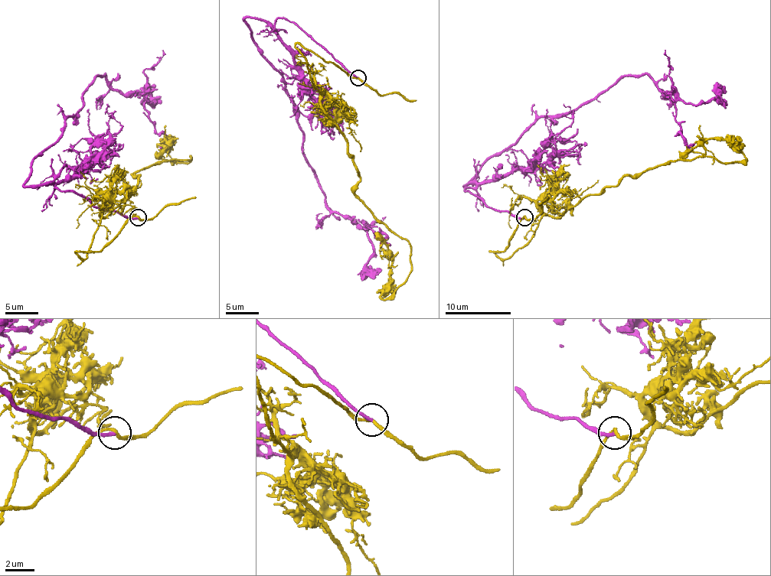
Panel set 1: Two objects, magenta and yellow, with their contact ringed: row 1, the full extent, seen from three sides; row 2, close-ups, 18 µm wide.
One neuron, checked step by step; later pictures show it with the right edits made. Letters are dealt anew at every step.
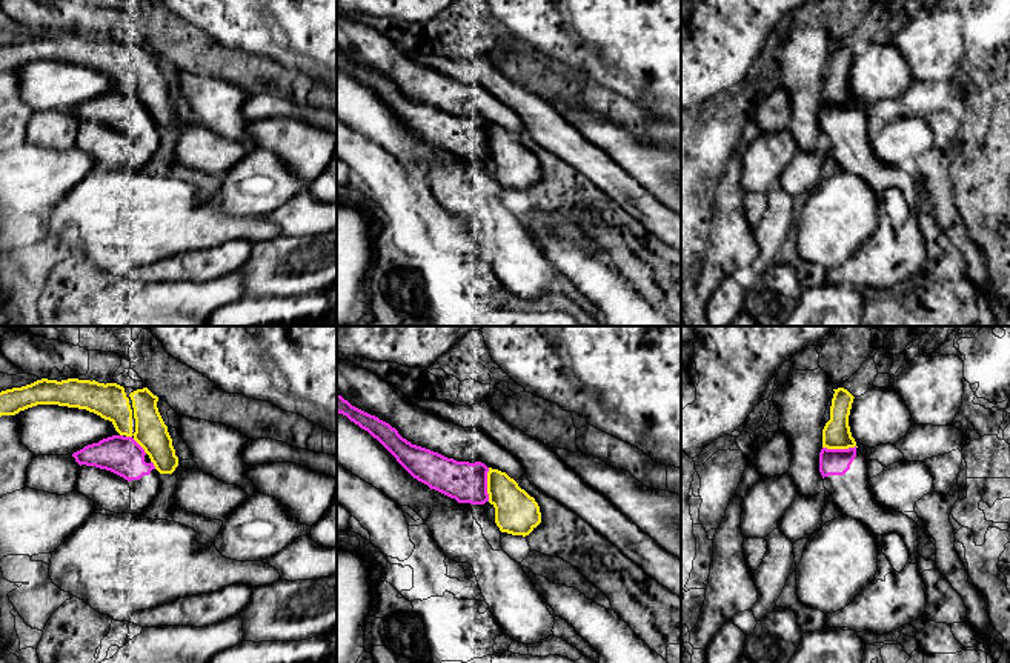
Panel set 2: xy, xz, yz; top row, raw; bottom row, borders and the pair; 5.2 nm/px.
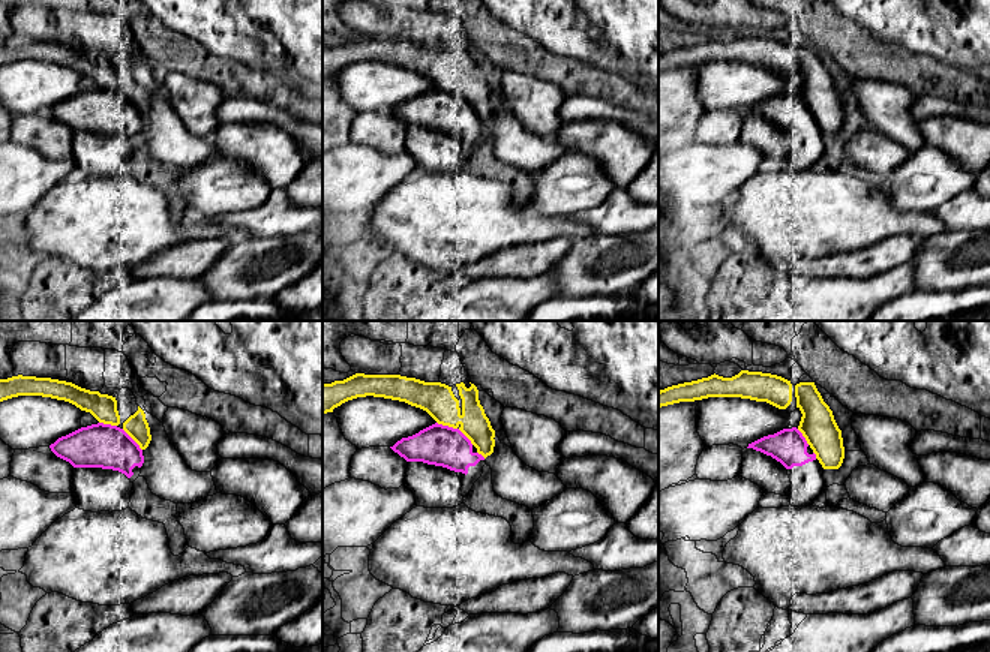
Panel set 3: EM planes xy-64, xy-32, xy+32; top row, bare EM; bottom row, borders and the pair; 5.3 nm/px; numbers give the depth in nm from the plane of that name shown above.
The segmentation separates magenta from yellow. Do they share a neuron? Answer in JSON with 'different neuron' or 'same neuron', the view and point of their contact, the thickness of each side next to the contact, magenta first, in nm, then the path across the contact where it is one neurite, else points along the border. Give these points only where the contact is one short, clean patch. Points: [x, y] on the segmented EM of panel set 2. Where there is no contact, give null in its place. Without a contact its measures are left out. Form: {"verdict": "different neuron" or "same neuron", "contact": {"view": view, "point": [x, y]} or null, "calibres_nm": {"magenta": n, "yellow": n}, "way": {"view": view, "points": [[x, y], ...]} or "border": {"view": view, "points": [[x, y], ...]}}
{"verdict": "different neuron", "contact": {"view": "yz", "point": [840, 449]}, "calibres_nm": {"magenta": 140, "yellow": 150}}

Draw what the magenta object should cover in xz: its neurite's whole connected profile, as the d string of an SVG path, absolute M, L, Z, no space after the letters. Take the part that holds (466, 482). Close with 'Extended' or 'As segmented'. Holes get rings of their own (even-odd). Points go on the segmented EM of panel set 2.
M337 394L337 412L367 431L418 481L458 503L484 505L489 501L487 472L481 463L457 461L430 449L412 445L389 423L370 415Z. As segmented

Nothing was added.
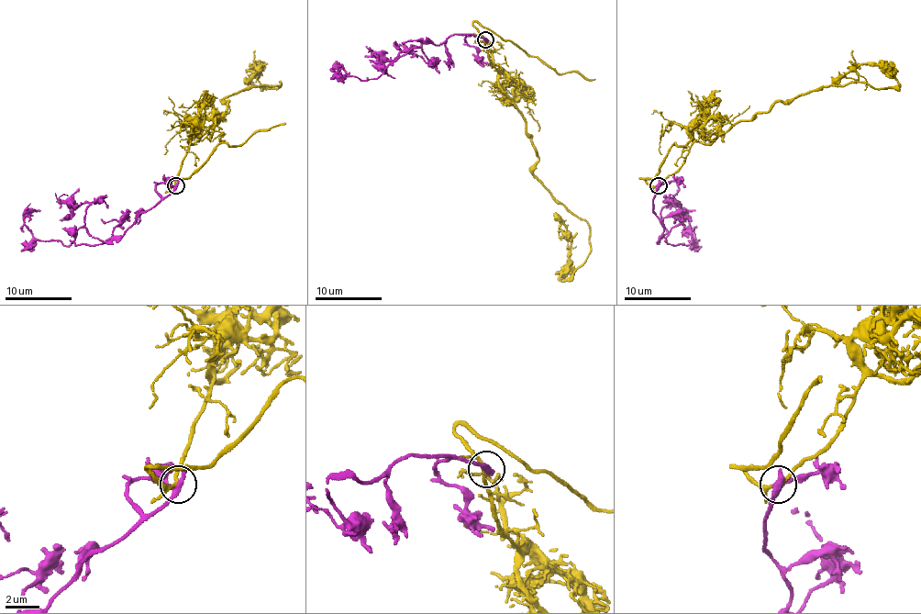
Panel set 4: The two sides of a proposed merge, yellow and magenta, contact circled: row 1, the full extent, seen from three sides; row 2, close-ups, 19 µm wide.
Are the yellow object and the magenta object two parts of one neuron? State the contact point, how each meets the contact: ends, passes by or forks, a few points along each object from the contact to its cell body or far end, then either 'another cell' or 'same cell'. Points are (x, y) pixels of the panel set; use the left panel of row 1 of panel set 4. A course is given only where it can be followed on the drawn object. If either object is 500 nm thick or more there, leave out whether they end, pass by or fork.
place (176, 185); yellow passes by; magenta ends; course yellow (174, 185), (190, 142), (223, 112), (223, 100), (280, 82), (253, 83), (260, 63), (245, 77); course magenta (176, 185), (121, 236), (99, 244), (38, 241), (24, 221), (38, 209); another cell

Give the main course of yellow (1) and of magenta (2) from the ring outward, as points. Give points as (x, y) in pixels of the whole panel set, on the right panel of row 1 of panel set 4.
1: (658, 185), (694, 142), (712, 144), (777, 102), (820, 87), (899, 83), (867, 63), (830, 77)
2: (658, 185), (653, 213), (670, 244), (696, 246), (686, 213), (694, 209)

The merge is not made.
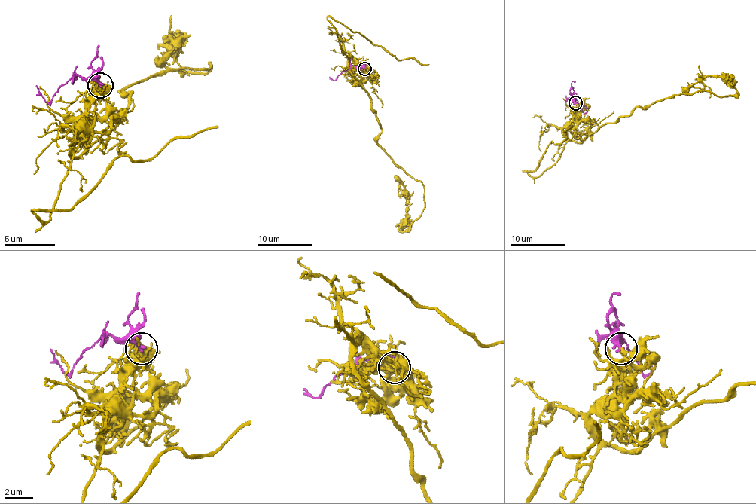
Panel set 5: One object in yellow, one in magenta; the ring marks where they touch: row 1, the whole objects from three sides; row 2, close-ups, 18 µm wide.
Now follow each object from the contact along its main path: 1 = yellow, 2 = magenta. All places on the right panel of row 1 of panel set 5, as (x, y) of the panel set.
1: (575, 103), (575, 117), (593, 132), (636, 108), (672, 95), (738, 93), (711, 75), (681, 87)
2: (575, 103), (574, 99), (586, 111), (583, 103)

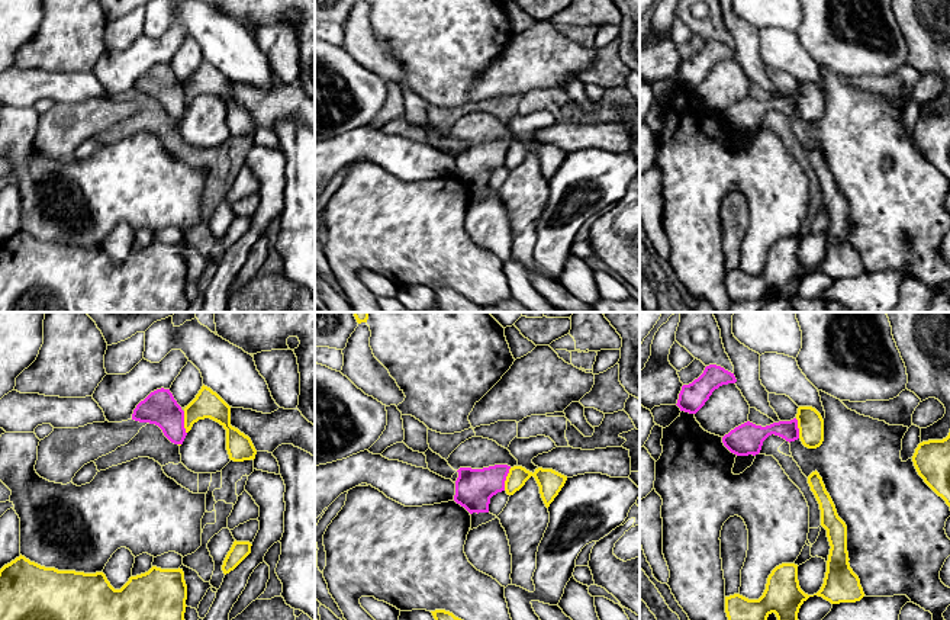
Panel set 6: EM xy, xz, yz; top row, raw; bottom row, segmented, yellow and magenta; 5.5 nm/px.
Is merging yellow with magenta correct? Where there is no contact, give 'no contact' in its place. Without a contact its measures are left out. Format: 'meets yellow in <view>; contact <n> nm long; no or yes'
meets yellow in xz; contact 130 nm long; no

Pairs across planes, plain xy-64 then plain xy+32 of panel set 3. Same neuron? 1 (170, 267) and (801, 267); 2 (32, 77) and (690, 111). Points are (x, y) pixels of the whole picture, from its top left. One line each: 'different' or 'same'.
1: same
2: different

